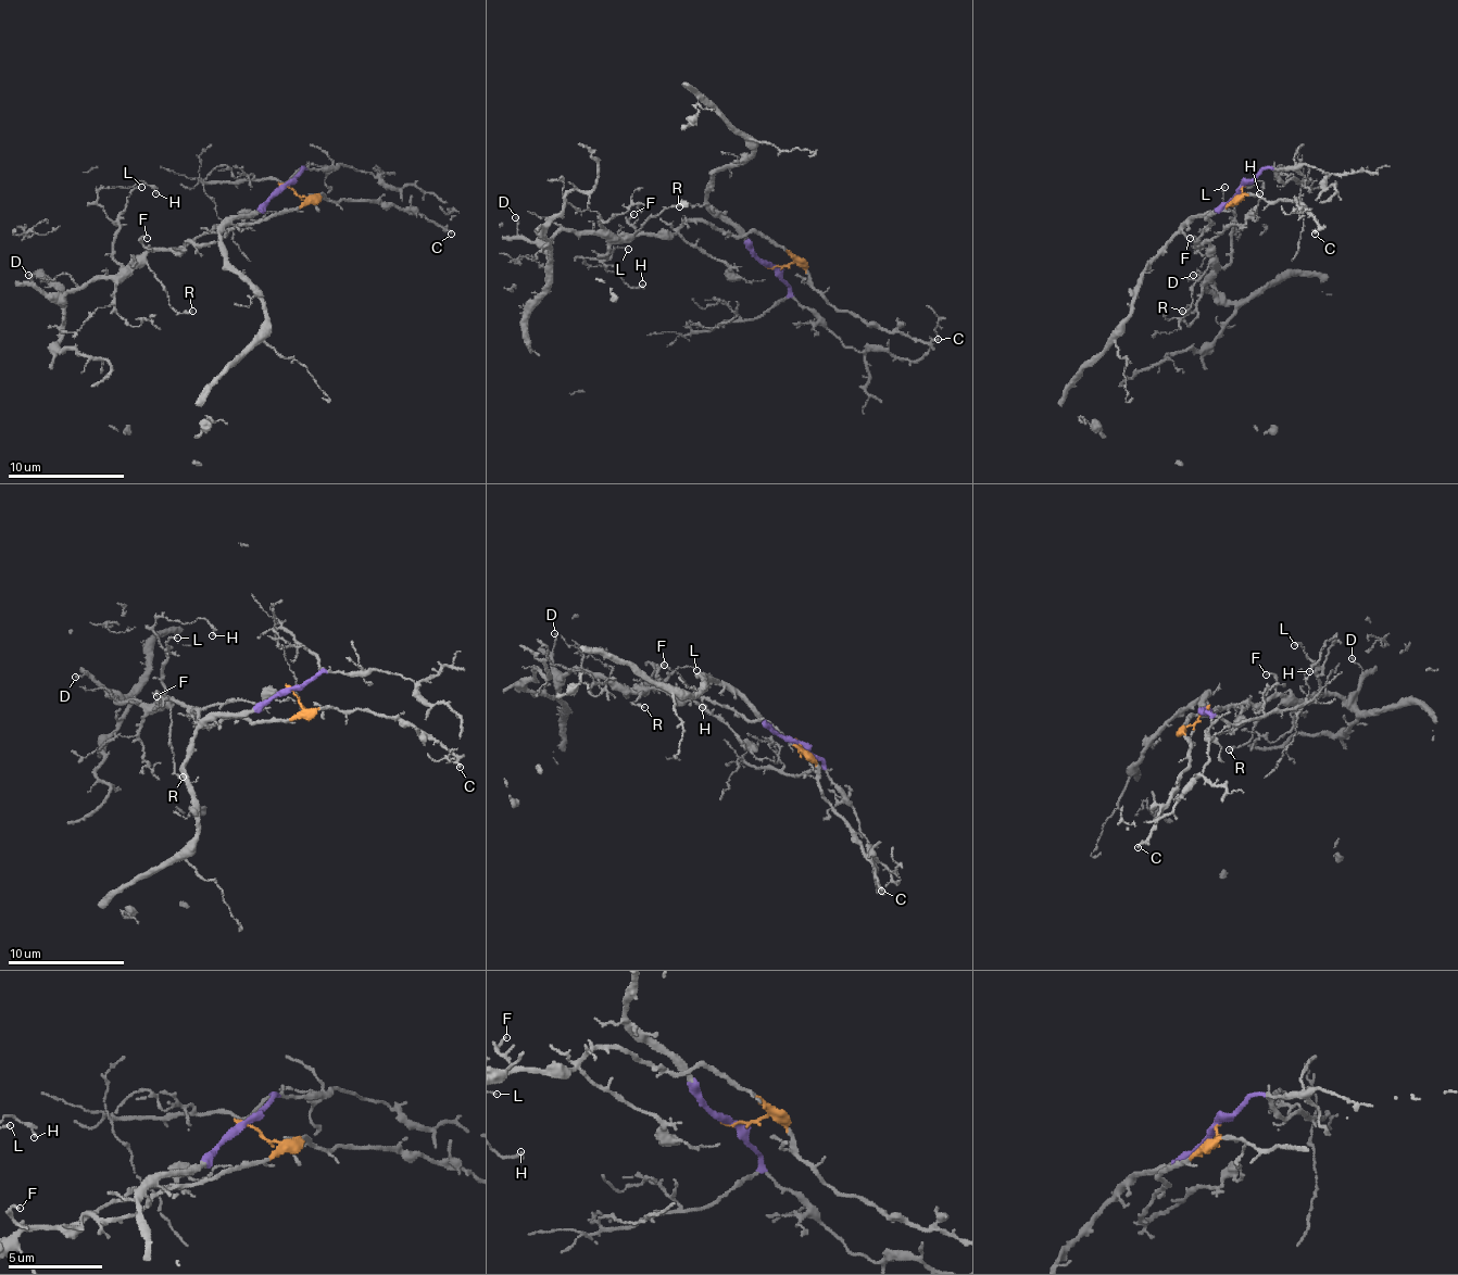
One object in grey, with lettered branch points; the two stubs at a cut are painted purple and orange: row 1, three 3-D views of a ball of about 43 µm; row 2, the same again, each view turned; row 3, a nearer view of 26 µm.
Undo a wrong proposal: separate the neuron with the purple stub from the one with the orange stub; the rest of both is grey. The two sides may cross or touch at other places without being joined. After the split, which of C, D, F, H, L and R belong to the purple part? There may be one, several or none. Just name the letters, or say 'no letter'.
no letter

